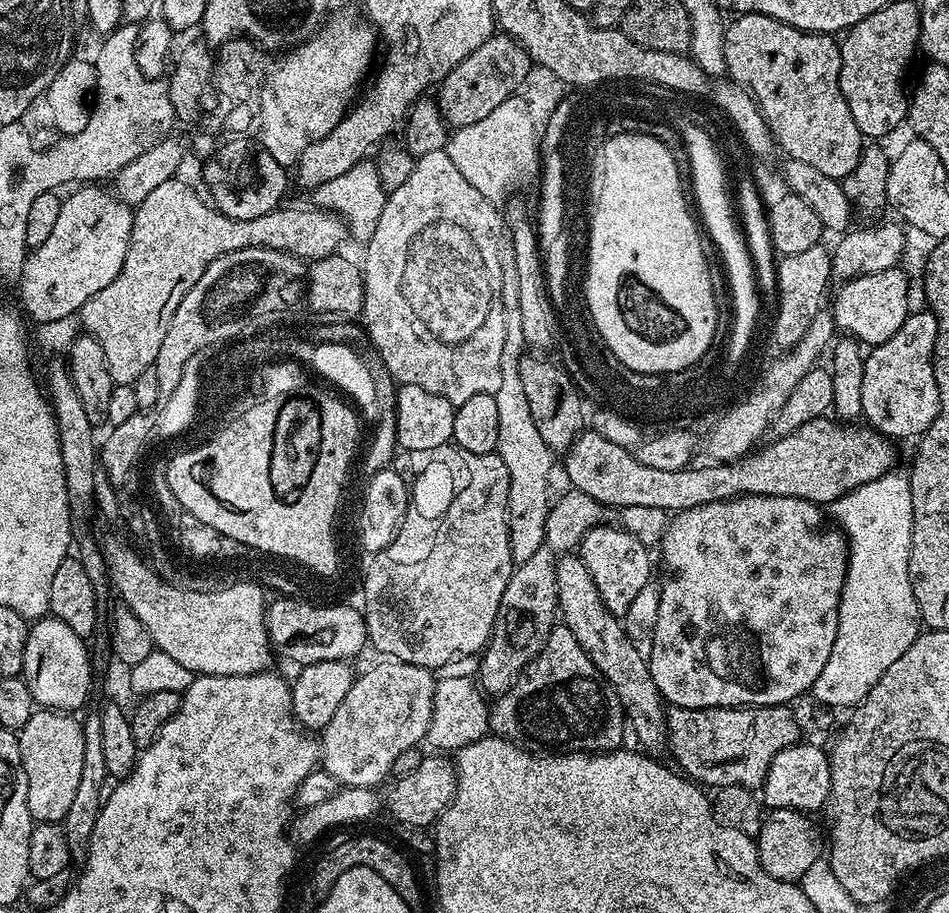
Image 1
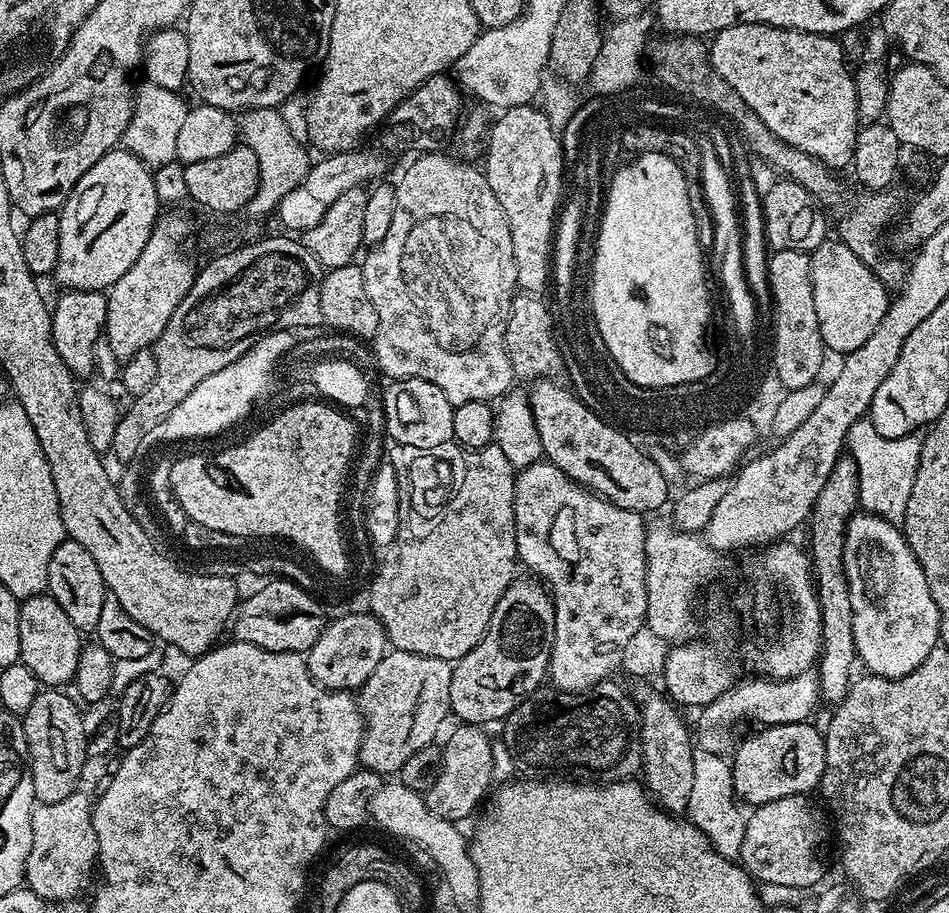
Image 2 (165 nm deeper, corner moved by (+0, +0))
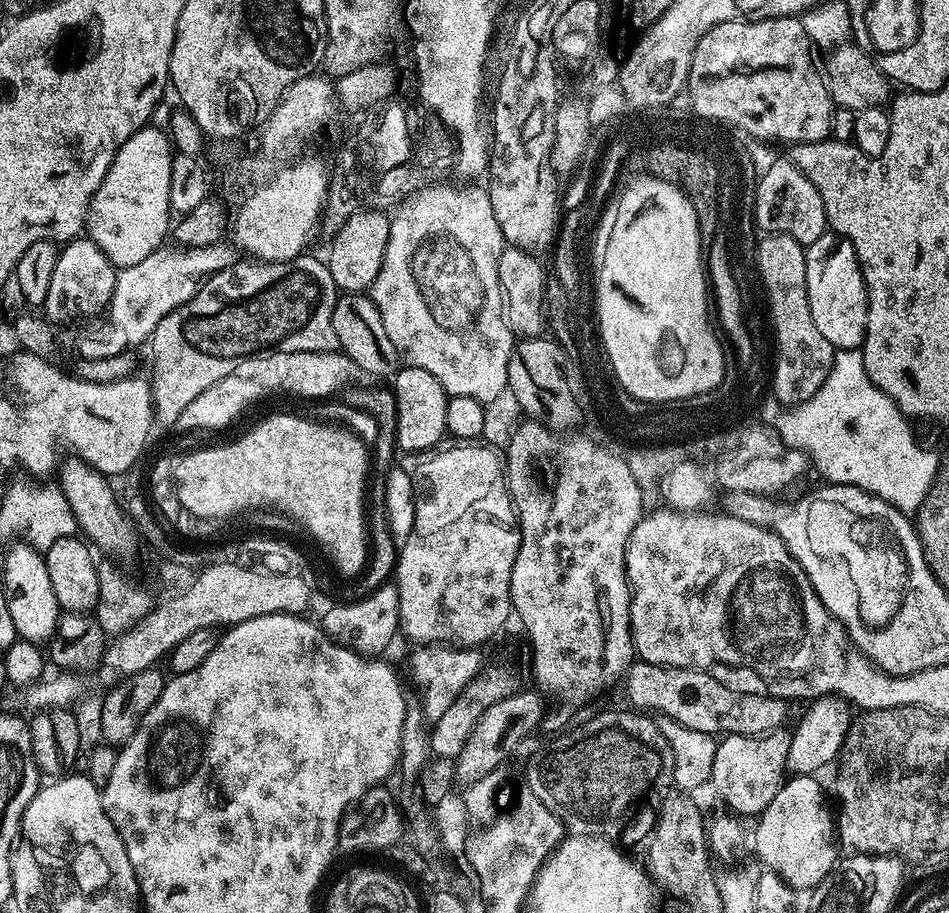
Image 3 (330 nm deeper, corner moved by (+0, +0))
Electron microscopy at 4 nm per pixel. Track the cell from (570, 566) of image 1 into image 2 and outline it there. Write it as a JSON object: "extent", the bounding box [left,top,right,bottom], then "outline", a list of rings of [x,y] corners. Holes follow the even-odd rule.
{"extent":[631,684,694,814],"outline":[[[640,684],[631,689],[640,714],[640,749],[642,750],[642,780],[647,791],[658,801],[661,808],[673,814],[683,813],[690,798],[690,786],[694,775],[694,736],[684,725],[677,705],[663,691]]]}

